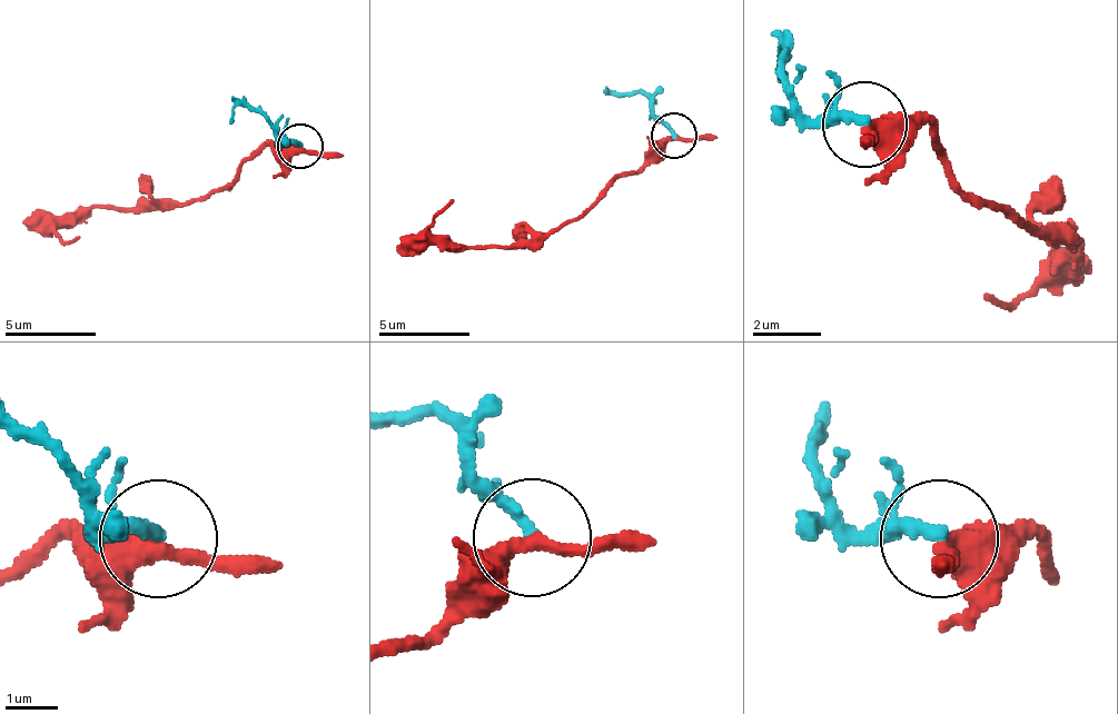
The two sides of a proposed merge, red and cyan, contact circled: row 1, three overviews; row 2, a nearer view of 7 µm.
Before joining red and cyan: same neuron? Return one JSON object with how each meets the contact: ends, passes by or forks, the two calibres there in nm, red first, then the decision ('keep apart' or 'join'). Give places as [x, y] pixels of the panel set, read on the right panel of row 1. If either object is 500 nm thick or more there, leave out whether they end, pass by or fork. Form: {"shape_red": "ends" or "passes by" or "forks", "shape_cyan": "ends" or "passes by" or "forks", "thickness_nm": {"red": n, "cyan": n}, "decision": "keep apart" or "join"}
{"shape_red": "passes by", "shape_cyan": "ends", "thickness_nm": {"red": 340, "cyan": 280}, "decision": "keep apart"}

